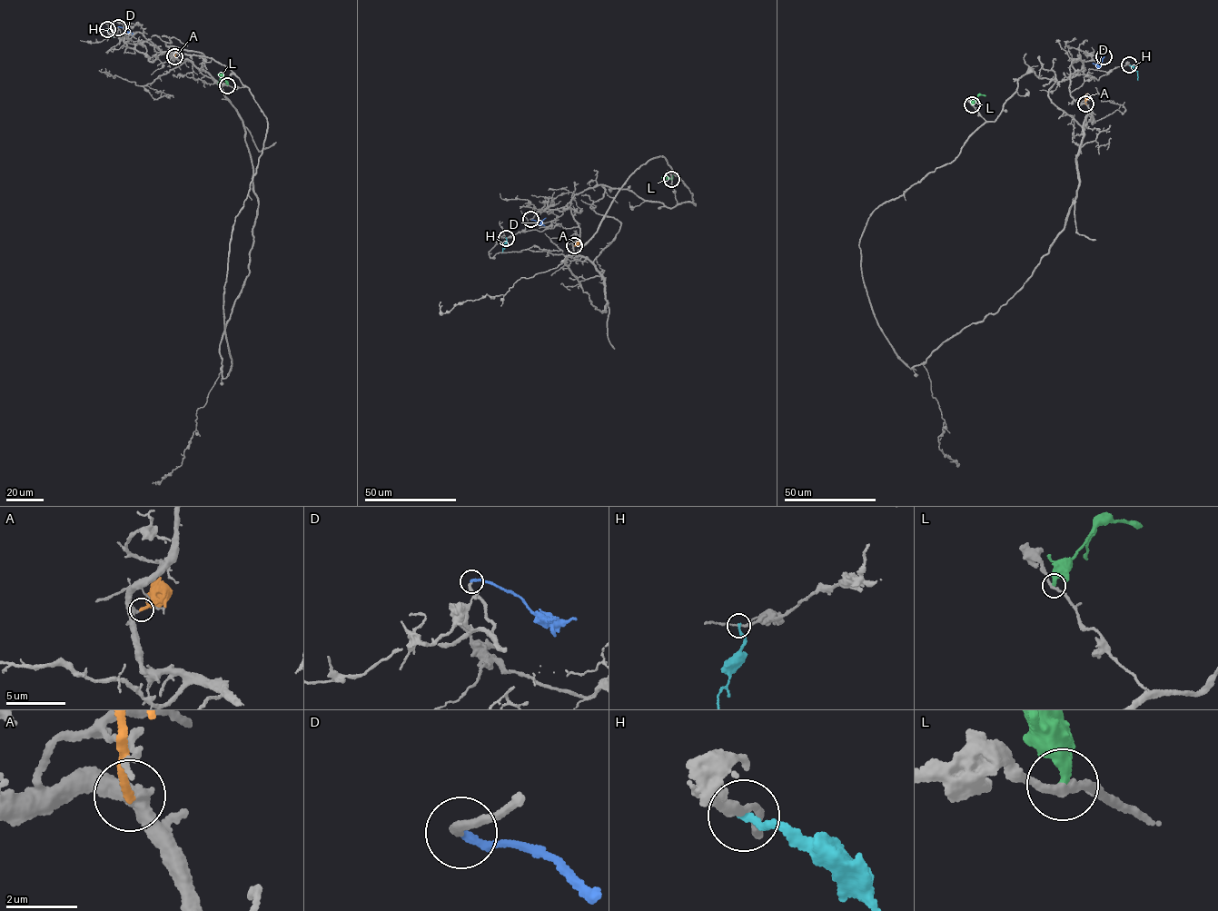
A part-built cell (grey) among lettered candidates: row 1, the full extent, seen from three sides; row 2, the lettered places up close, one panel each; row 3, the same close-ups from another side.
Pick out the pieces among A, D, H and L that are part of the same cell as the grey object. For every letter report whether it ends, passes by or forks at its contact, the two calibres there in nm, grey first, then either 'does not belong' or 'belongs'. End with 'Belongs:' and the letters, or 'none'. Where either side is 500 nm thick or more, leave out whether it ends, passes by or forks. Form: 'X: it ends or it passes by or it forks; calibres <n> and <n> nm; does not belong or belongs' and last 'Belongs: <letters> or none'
A: it ends; calibres 400 and 240 nm; does not belong
D: it ends; calibres 240 and 240 nm; belongs
H: it ends; calibres 200 and 200 nm; does not belong
L: it ends; calibres 220 and 320 nm; does not belong
Belongs: D

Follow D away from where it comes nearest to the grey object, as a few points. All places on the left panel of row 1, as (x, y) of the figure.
D: (118, 27), (131, 33)

